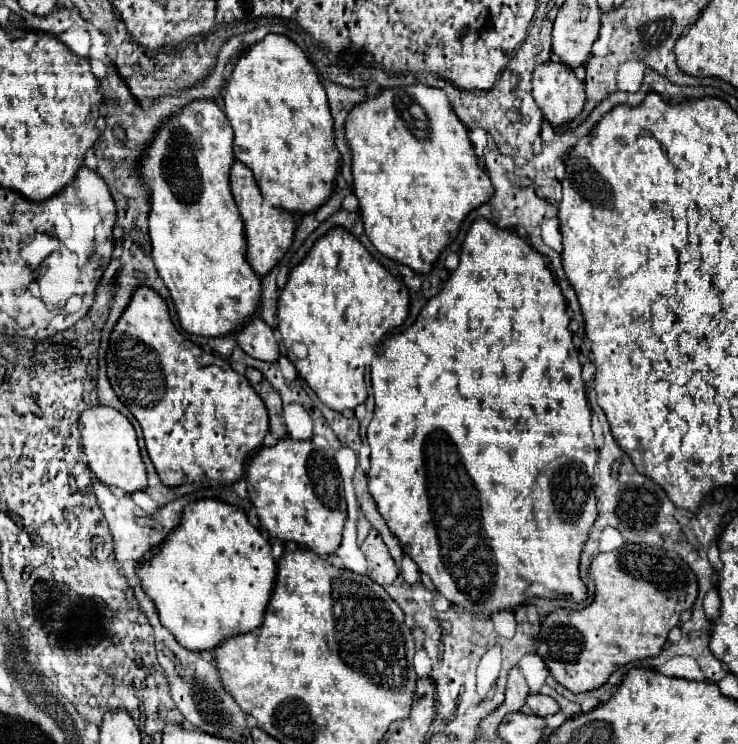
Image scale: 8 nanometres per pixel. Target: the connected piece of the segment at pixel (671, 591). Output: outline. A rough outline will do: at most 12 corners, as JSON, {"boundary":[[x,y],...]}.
{"boundary":[[676,552],[598,554],[536,640],[574,694],[658,656],[698,596]]}

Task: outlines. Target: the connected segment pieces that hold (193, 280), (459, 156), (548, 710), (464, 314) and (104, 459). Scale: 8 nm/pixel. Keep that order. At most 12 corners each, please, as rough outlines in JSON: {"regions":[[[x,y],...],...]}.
{"regions":[[[216,102],[162,124],[140,160],[152,258],[182,328],[258,314]],[[444,90],[346,118],[378,252],[430,274],[494,196]],[[530,694],[528,708],[536,716],[560,710],[552,696]],[[476,220],[376,346],[368,490],[436,592],[584,602],[566,300]],[[108,406],[80,416],[90,470],[134,494],[148,488],[136,430]]]}

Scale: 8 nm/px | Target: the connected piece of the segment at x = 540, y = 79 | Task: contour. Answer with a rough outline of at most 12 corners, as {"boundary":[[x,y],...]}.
{"boundary":[[540,64],[534,100],[552,126],[584,108],[584,84],[564,64]]}

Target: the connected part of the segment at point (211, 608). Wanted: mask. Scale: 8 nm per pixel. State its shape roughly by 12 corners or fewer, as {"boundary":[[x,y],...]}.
{"boundary":[[186,506],[138,564],[162,626],[202,652],[262,626],[270,542],[244,510]]}

